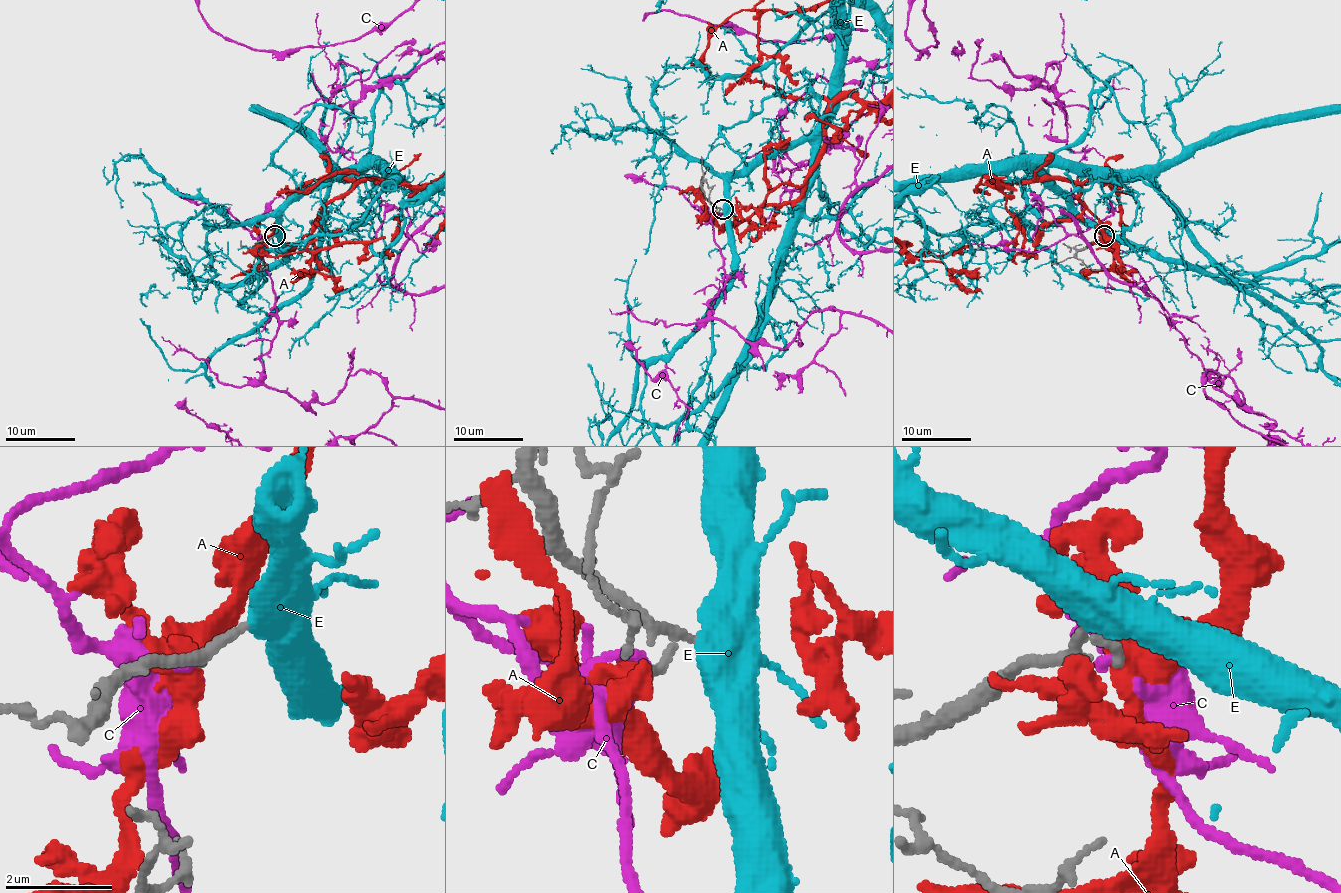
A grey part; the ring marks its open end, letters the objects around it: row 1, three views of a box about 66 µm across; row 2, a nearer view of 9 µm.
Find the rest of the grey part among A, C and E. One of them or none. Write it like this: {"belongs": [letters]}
{"belongs": ["E"]}

